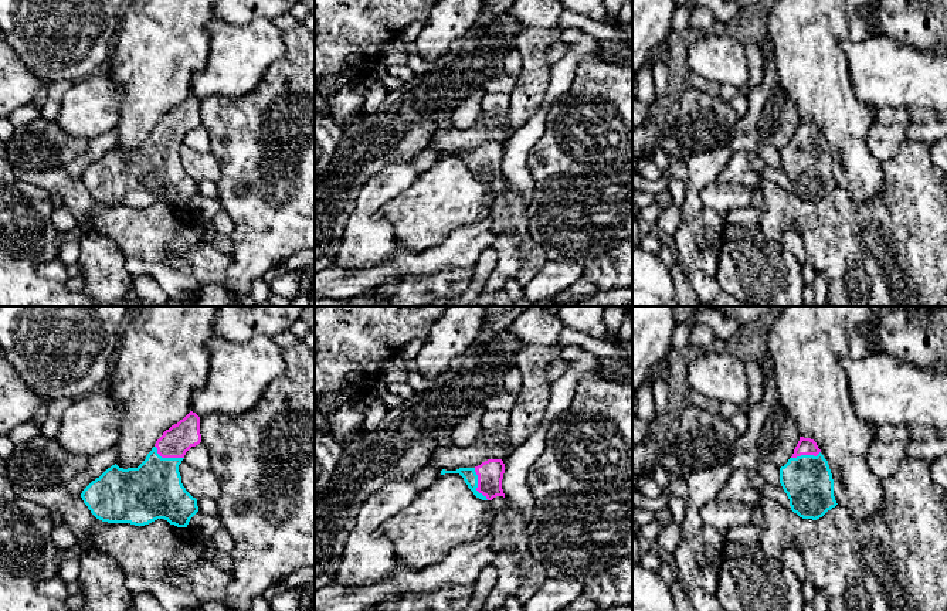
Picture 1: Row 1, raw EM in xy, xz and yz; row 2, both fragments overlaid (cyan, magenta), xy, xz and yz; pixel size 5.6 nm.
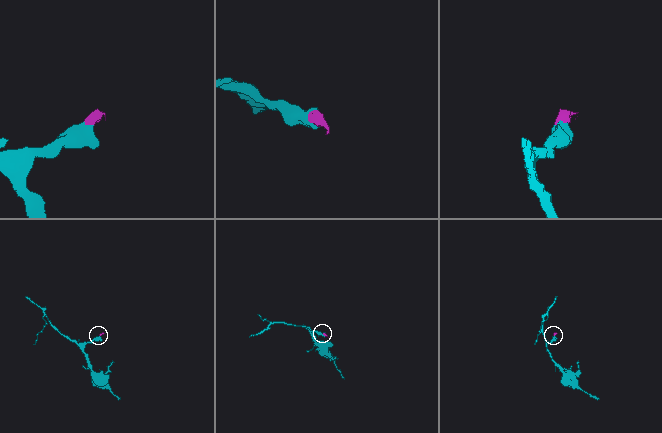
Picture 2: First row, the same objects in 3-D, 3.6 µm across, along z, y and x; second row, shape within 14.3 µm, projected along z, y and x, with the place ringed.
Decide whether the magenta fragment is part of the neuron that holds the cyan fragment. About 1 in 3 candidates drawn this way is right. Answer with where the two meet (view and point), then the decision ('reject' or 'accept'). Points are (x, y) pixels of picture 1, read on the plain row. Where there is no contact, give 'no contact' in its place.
meets cyan in xz at (477, 167); accept

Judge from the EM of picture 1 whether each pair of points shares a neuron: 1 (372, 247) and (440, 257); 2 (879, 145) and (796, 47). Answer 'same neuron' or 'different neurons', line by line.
1: different neurons
2: different neurons

